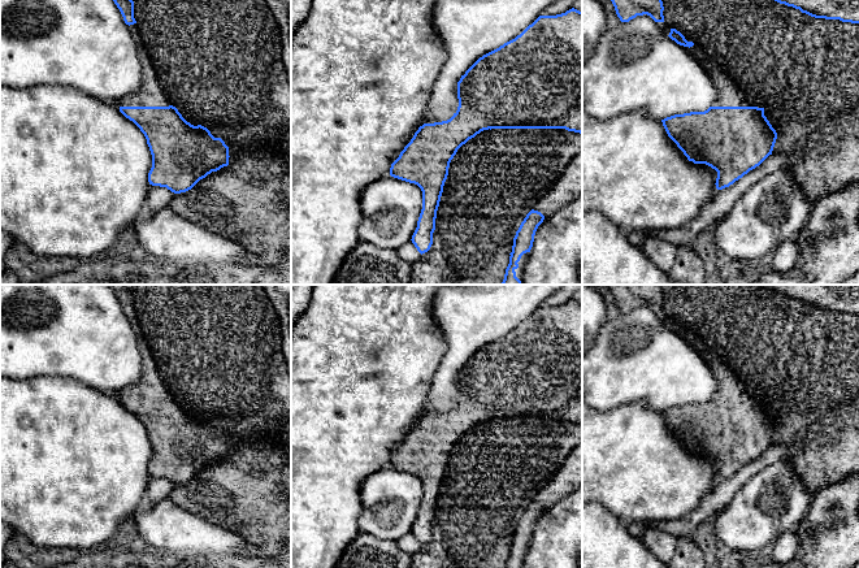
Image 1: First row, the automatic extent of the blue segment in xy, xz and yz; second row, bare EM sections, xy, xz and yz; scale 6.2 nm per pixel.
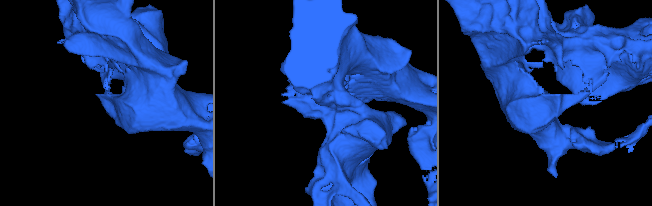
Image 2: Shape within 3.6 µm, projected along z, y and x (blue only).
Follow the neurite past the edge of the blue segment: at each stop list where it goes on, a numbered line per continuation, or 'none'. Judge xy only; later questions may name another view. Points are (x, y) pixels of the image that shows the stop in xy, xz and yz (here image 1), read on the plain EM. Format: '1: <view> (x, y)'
1: xy (152, 385)

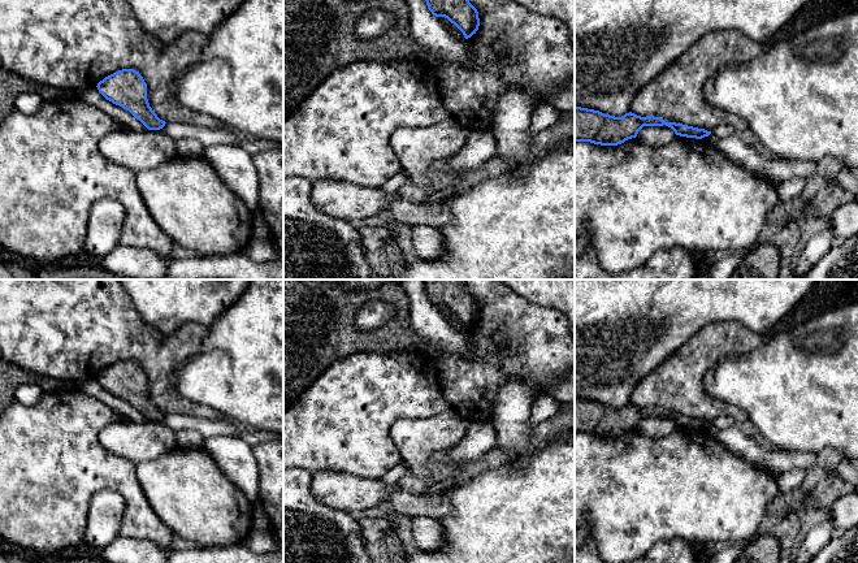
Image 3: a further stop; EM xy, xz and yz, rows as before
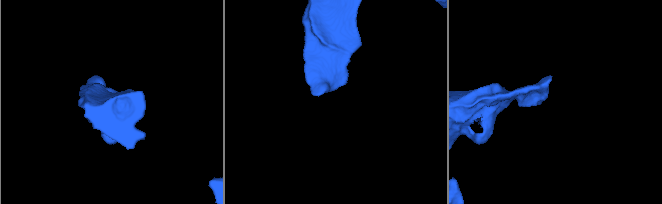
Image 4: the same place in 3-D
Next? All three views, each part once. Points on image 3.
none

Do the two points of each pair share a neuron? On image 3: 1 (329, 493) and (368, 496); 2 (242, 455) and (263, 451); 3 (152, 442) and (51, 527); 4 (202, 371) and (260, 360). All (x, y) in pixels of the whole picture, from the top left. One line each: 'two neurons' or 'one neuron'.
1: one neuron
2: two neurons
3: two neurons
4: one neuron

